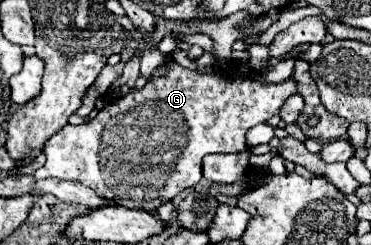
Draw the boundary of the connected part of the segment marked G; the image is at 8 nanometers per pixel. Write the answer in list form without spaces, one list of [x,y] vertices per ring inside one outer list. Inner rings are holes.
[[[170,62],[168,64],[168,70],[164,76],[158,76],[154,80],[148,80],[144,88],[132,88],[128,94],[124,94],[122,98],[106,104],[98,114],[96,118],[92,118],[90,122],[86,124],[80,124],[80,126],[64,126],[62,130],[58,130],[46,144],[44,144],[44,154],[46,154],[46,164],[42,168],[38,168],[34,172],[36,178],[60,178],[60,180],[76,180],[84,186],[90,186],[94,188],[100,196],[112,200],[114,204],[120,204],[124,208],[134,208],[134,210],[156,210],[160,204],[164,204],[166,200],[172,200],[176,194],[180,194],[182,190],[190,188],[190,186],[196,186],[202,178],[202,158],[206,154],[212,154],[212,152],[218,152],[218,154],[230,154],[230,152],[242,152],[248,148],[246,144],[246,132],[260,124],[260,122],[268,122],[272,116],[278,116],[280,114],[280,106],[284,104],[284,100],[294,94],[298,88],[298,82],[294,78],[288,78],[280,84],[266,84],[266,82],[260,82],[258,78],[254,78],[252,72],[242,72],[238,68],[238,64],[230,64],[226,70],[216,70],[212,74],[200,74],[196,70],[188,70],[176,62]]]

